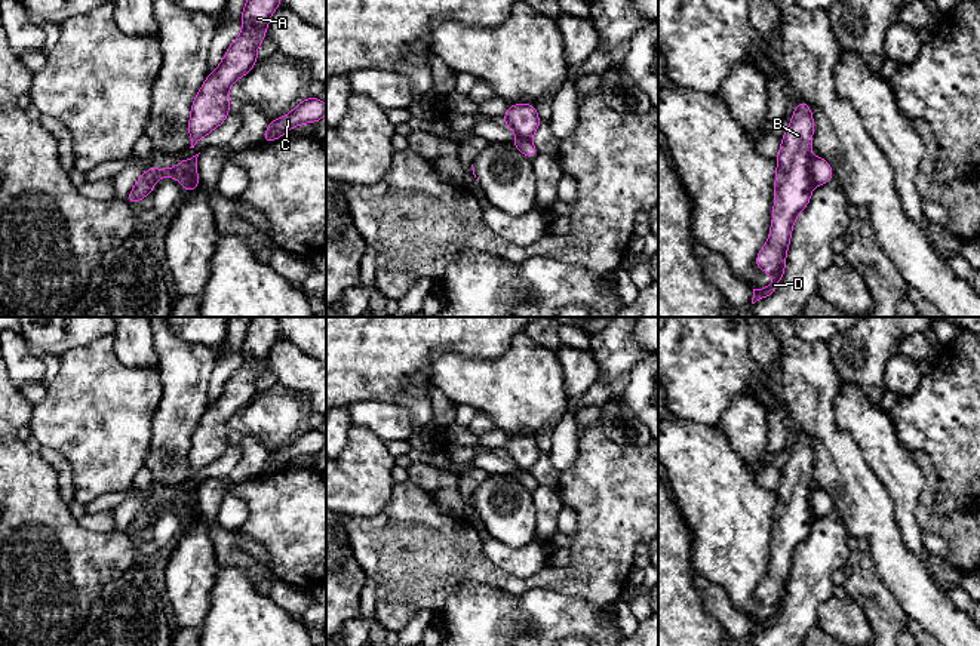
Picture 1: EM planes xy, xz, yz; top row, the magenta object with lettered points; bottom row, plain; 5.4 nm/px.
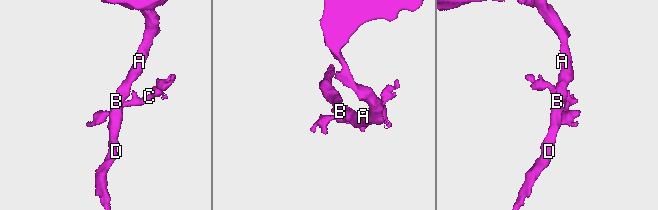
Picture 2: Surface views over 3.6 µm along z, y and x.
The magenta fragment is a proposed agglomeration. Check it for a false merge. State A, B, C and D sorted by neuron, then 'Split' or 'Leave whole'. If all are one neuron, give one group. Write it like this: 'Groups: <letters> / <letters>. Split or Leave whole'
Groups: A B D / C. Split

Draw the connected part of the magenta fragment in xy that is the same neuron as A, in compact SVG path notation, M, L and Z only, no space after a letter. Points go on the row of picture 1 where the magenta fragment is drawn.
M246 0L240 16L242 34L231 43L216 70L208 74L191 104L190 148L225 121L230 114L228 89L259 61L255 50L267 39L268 21L280 4L280 0Z

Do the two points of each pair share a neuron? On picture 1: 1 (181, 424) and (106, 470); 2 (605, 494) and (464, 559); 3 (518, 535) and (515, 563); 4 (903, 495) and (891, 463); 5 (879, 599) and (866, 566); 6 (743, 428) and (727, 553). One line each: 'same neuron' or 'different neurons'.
1: different neurons
2: same neuron
3: different neurons
4: same neuron
5: same neuron
6: different neurons

